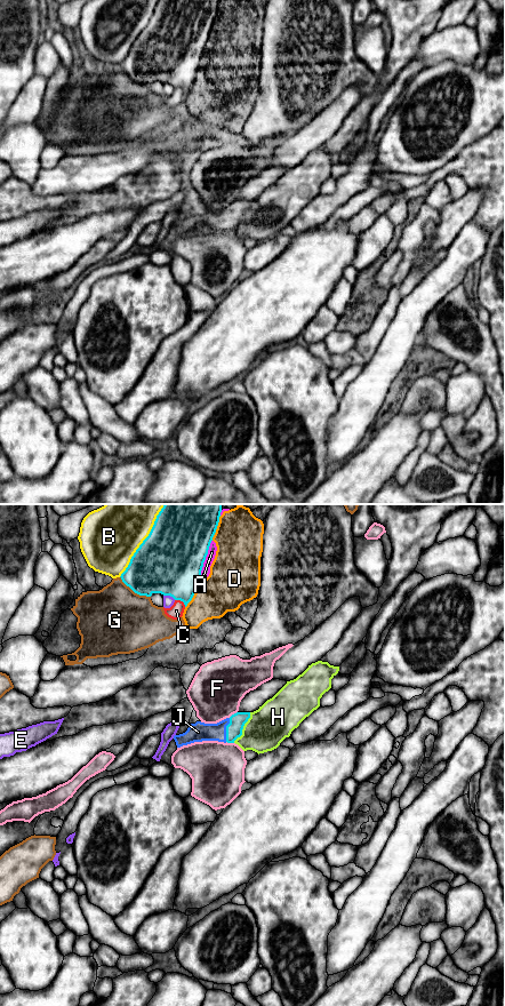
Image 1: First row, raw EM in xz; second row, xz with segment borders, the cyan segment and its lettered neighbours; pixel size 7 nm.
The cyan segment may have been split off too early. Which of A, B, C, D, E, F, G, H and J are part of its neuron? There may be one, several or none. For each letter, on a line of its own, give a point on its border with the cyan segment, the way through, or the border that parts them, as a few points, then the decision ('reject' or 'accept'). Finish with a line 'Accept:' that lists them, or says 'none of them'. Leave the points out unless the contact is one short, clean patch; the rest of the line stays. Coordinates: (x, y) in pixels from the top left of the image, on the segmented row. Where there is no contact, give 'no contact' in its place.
A: meets cyan in xz at (205, 559); reject
B: meets cyan in xz at (143, 541); reject
C: meets cyan in xz at (181, 600); reject
D: meets cyan in xz at (216, 528); reject
E: meets cyan in xz at (169, 595); reject
F: meets cyan in xz at (232, 715); reject
G: meets cyan in xz at (134, 591); border along xz (120, 576), (135, 592), (150, 597); reject
H: meets cyan in xz at (242, 727); reject
J: meets cyan in xz at (226, 729); runs through xz (234, 728), (226, 729), (198, 732); accept
Accept: J

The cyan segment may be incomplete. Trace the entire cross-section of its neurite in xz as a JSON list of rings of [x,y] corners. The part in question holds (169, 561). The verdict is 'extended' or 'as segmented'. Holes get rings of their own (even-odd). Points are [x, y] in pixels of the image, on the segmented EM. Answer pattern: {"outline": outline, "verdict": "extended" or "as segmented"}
{"outline": [[[165,504],[149,536],[143,541],[121,574],[122,582],[139,596],[170,596],[184,602],[192,600],[201,581],[201,570],[216,533],[222,504]]], "verdict": "as segmented"}

